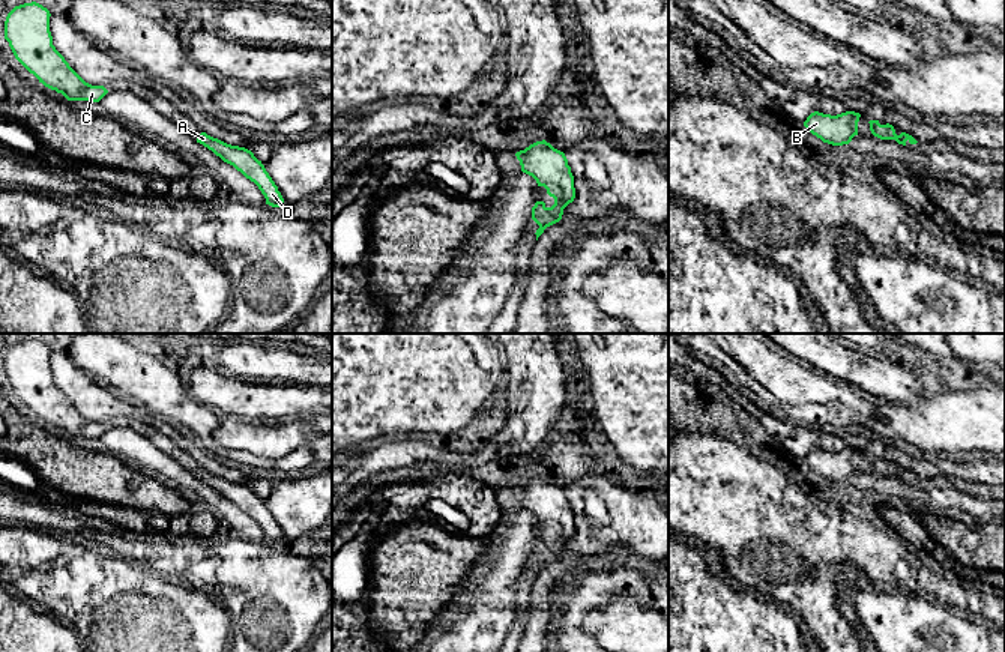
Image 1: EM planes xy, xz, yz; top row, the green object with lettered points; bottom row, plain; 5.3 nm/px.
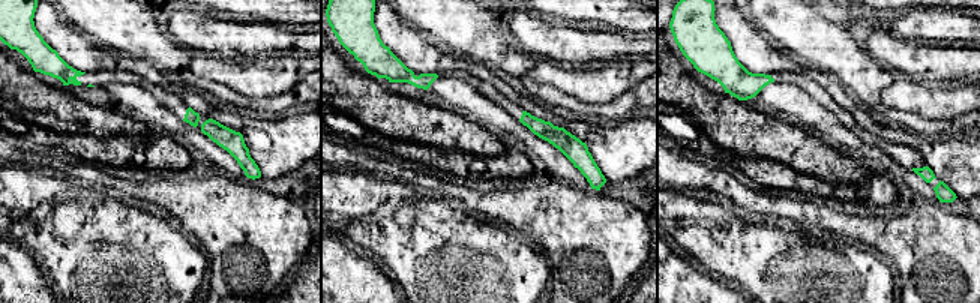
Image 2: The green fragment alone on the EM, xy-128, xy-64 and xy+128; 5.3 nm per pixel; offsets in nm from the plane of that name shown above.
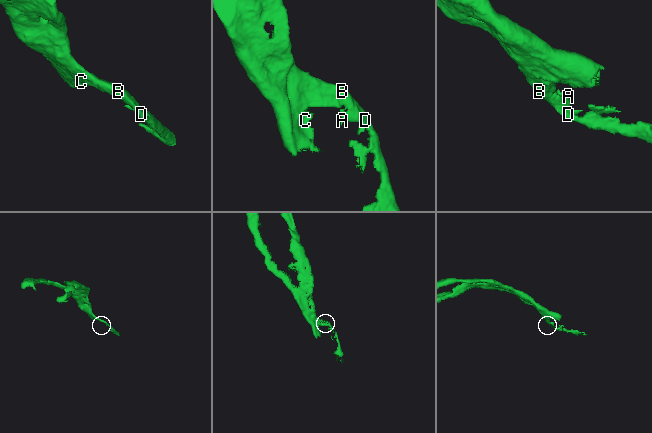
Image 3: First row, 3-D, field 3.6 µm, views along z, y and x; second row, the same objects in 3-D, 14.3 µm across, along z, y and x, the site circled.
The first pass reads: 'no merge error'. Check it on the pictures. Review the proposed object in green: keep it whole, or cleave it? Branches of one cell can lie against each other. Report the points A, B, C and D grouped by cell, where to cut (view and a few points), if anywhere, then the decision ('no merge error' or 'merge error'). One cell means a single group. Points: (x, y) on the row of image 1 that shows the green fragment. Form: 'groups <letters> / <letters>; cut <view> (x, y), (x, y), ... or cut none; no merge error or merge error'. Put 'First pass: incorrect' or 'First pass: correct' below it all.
groups A B C D; cut none; no merge error
First pass: correct

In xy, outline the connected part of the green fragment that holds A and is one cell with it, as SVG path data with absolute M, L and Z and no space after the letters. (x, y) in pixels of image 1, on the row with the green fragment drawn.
M201 132L198 135L197 143L212 150L224 162L233 165L246 179L254 182L264 195L266 204L272 207L279 207L284 203L278 186L266 171L261 161L258 161L251 150L227 144L218 138L207 135L206 132Z

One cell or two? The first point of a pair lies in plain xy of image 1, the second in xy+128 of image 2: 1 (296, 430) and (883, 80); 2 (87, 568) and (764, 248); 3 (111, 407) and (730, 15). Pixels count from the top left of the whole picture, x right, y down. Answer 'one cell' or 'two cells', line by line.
1: two cells
2: one cell
3: one cell

